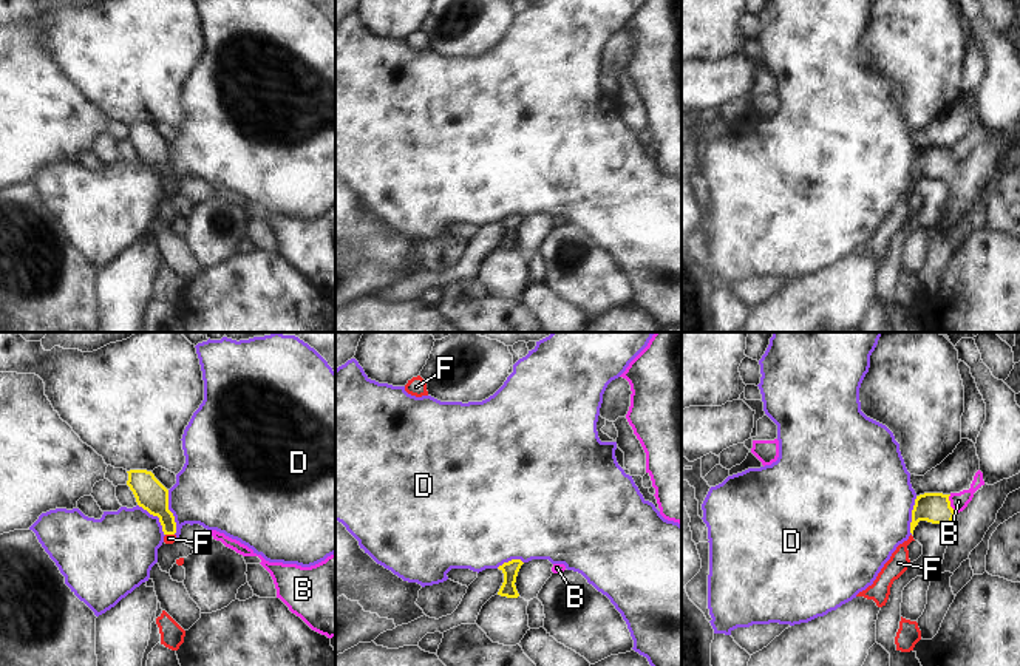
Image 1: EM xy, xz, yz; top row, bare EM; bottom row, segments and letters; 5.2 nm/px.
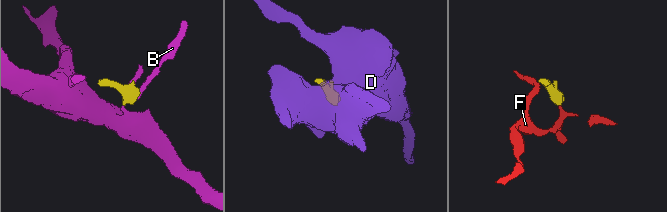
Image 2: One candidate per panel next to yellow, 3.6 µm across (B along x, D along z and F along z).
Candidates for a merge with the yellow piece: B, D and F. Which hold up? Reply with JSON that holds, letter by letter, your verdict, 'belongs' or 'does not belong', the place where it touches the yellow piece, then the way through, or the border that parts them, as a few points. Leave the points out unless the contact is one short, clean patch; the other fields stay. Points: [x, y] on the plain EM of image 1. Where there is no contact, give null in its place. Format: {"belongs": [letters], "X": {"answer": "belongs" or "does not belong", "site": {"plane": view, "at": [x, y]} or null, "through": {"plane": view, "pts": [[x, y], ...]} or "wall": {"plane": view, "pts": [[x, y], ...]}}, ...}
{"belongs": ["F"], "B": {"answer": "does not belong", "site": {"plane": "yz", "at": [949, 158]}, "wall": {"plane": "yz", "pts": [[949, 149], [949, 158], [955, 167]]}}, "D": {"answer": "does not belong", "site": {"plane": "xy", "at": [170, 166]}}, "F": {"answer": "belongs", "site": {"plane": "xy", "at": [170, 187]}, "through": {"plane": "xy", "pts": [[150, 149], [166, 170], [170, 187], [169, 192]]}}}

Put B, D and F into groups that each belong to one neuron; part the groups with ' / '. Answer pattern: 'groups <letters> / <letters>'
groups B / D / F

